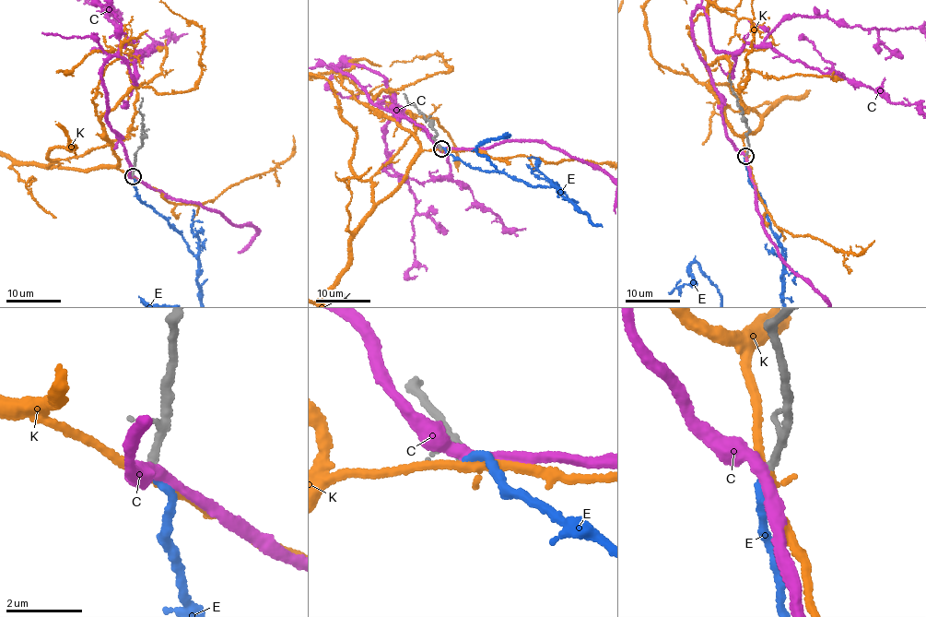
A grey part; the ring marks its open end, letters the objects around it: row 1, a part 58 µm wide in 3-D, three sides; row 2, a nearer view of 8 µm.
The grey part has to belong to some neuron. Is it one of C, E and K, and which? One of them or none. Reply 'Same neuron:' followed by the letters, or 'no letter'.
Same neuron: E

